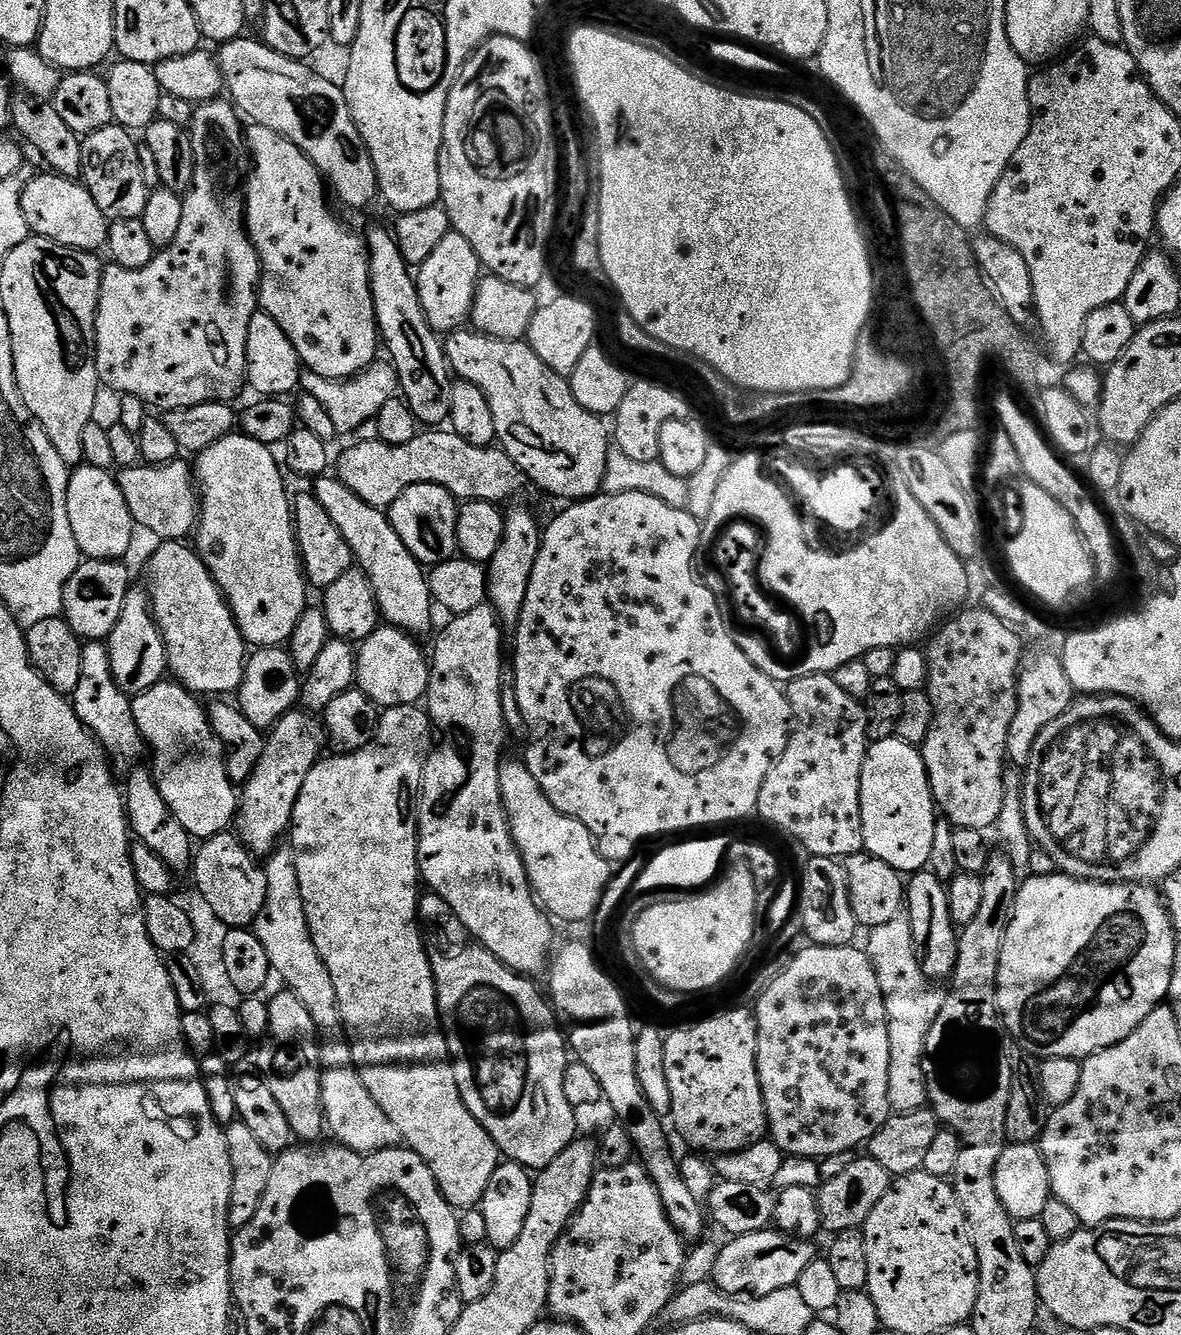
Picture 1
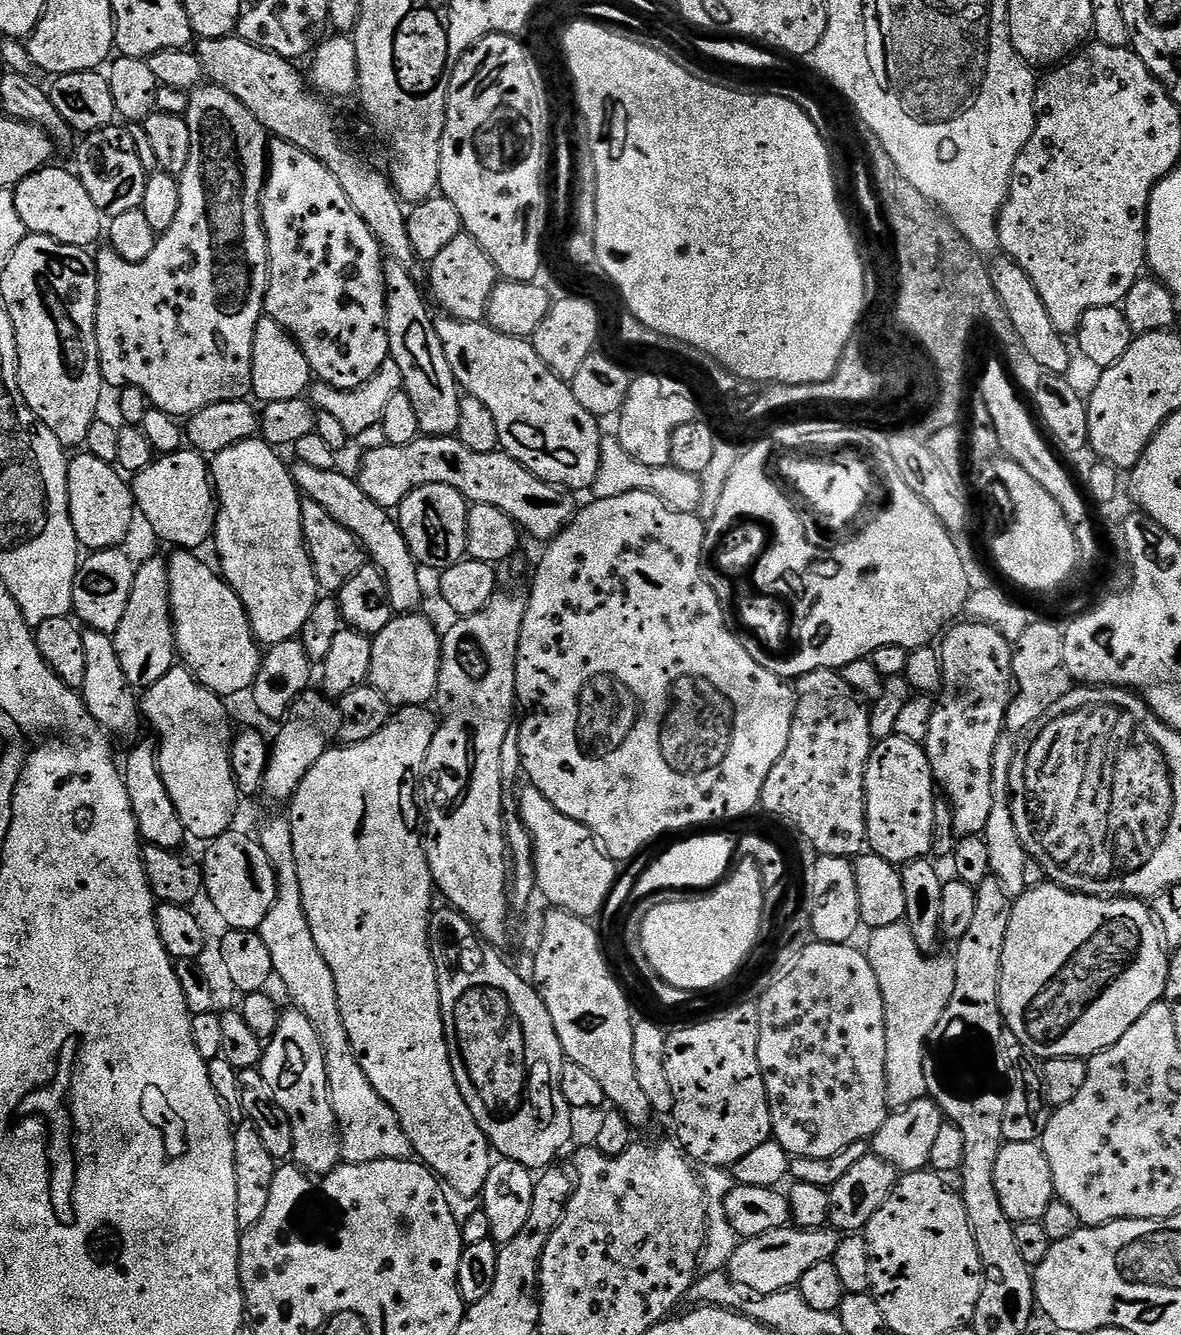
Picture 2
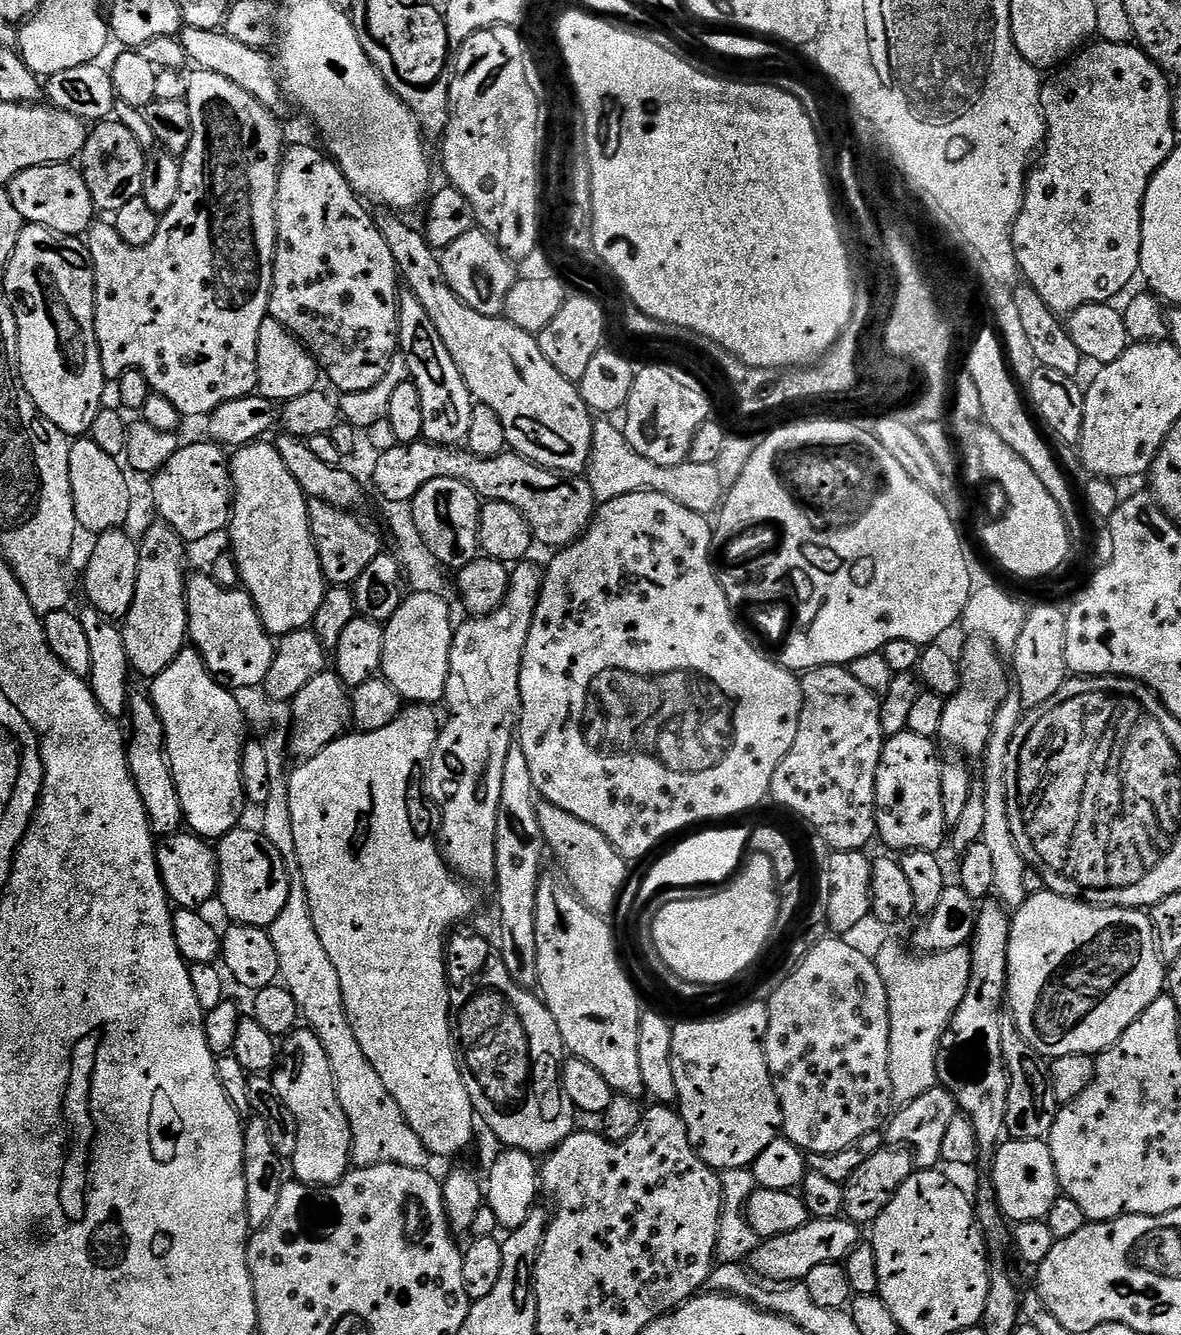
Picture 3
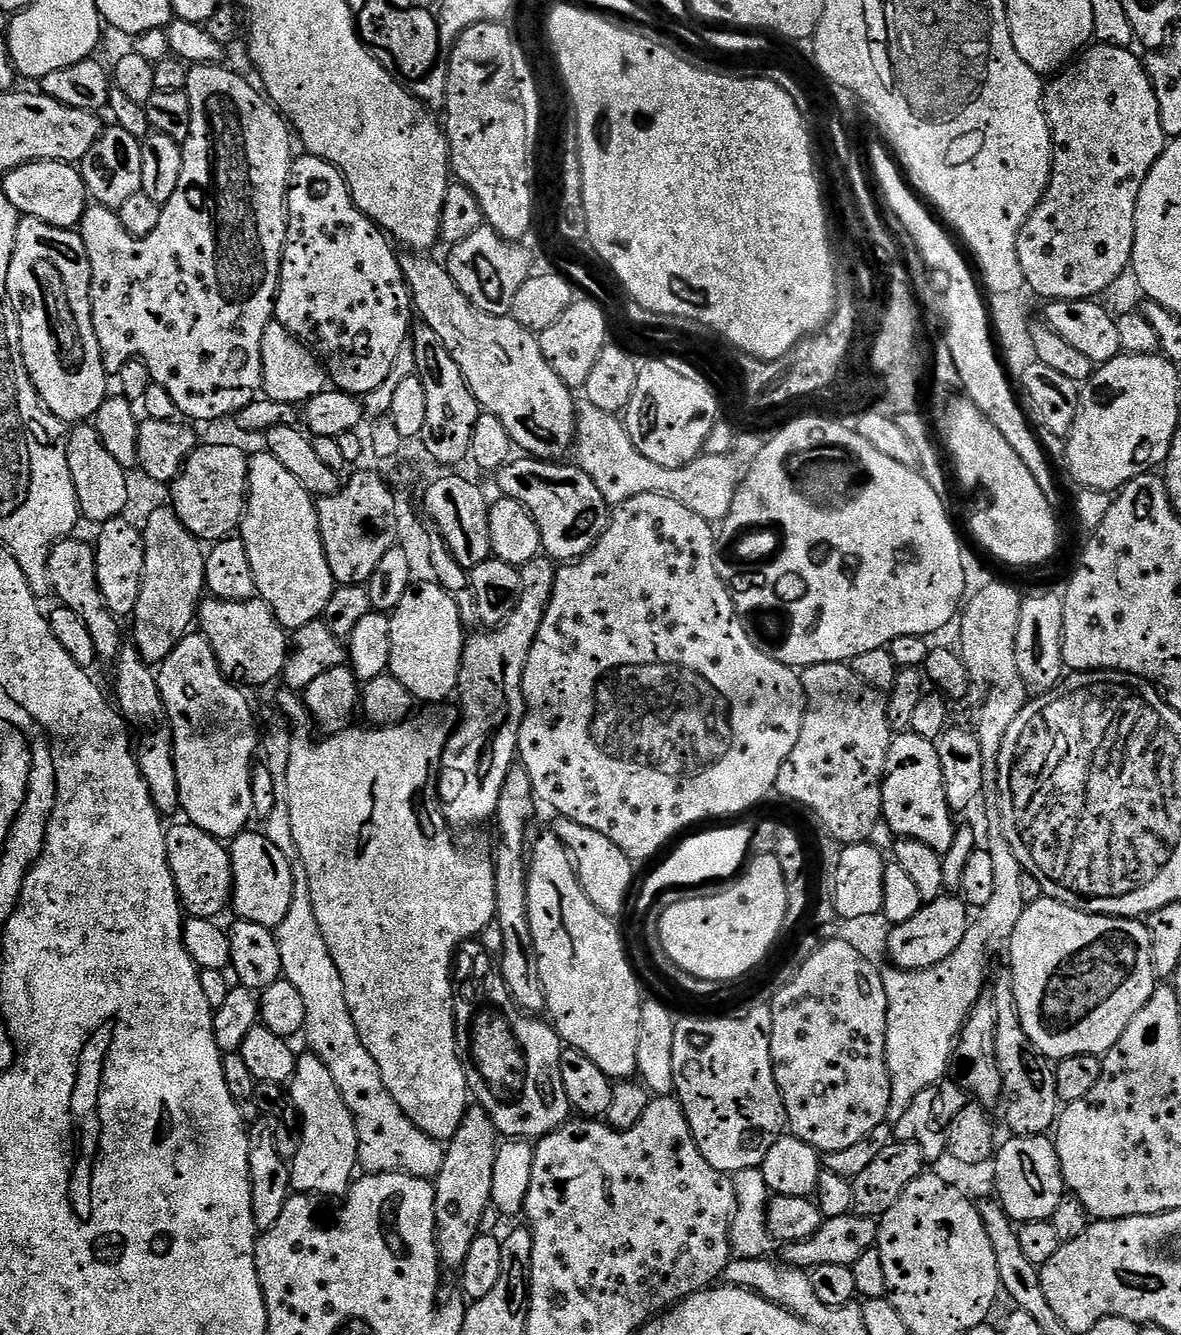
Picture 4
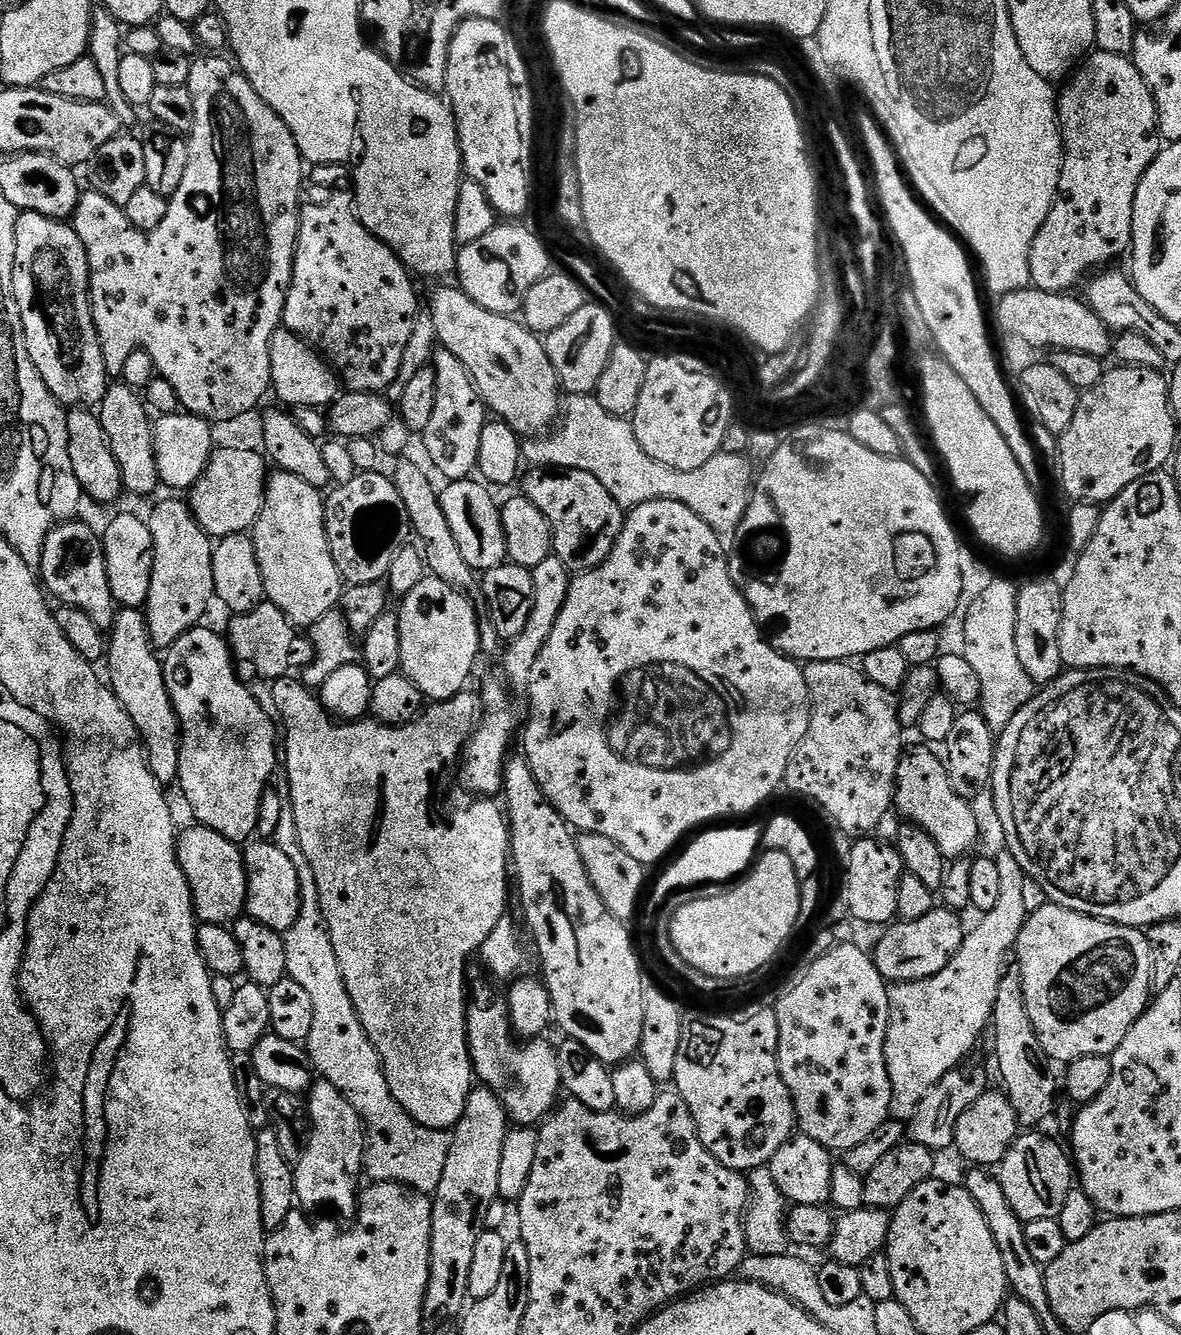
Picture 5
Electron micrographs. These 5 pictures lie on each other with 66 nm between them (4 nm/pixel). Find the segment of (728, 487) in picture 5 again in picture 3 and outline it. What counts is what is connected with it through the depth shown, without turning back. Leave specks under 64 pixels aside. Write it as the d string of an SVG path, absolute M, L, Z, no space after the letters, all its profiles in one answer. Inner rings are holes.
M600 418L592 430L592 458L586 476L590 481L597 501L622 498L631 492L656 492L674 498L695 513L711 515L723 501L724 478L719 467L713 464L694 463L691 460L674 467L662 467L643 458L630 446L623 431L611 424L611 419Z

